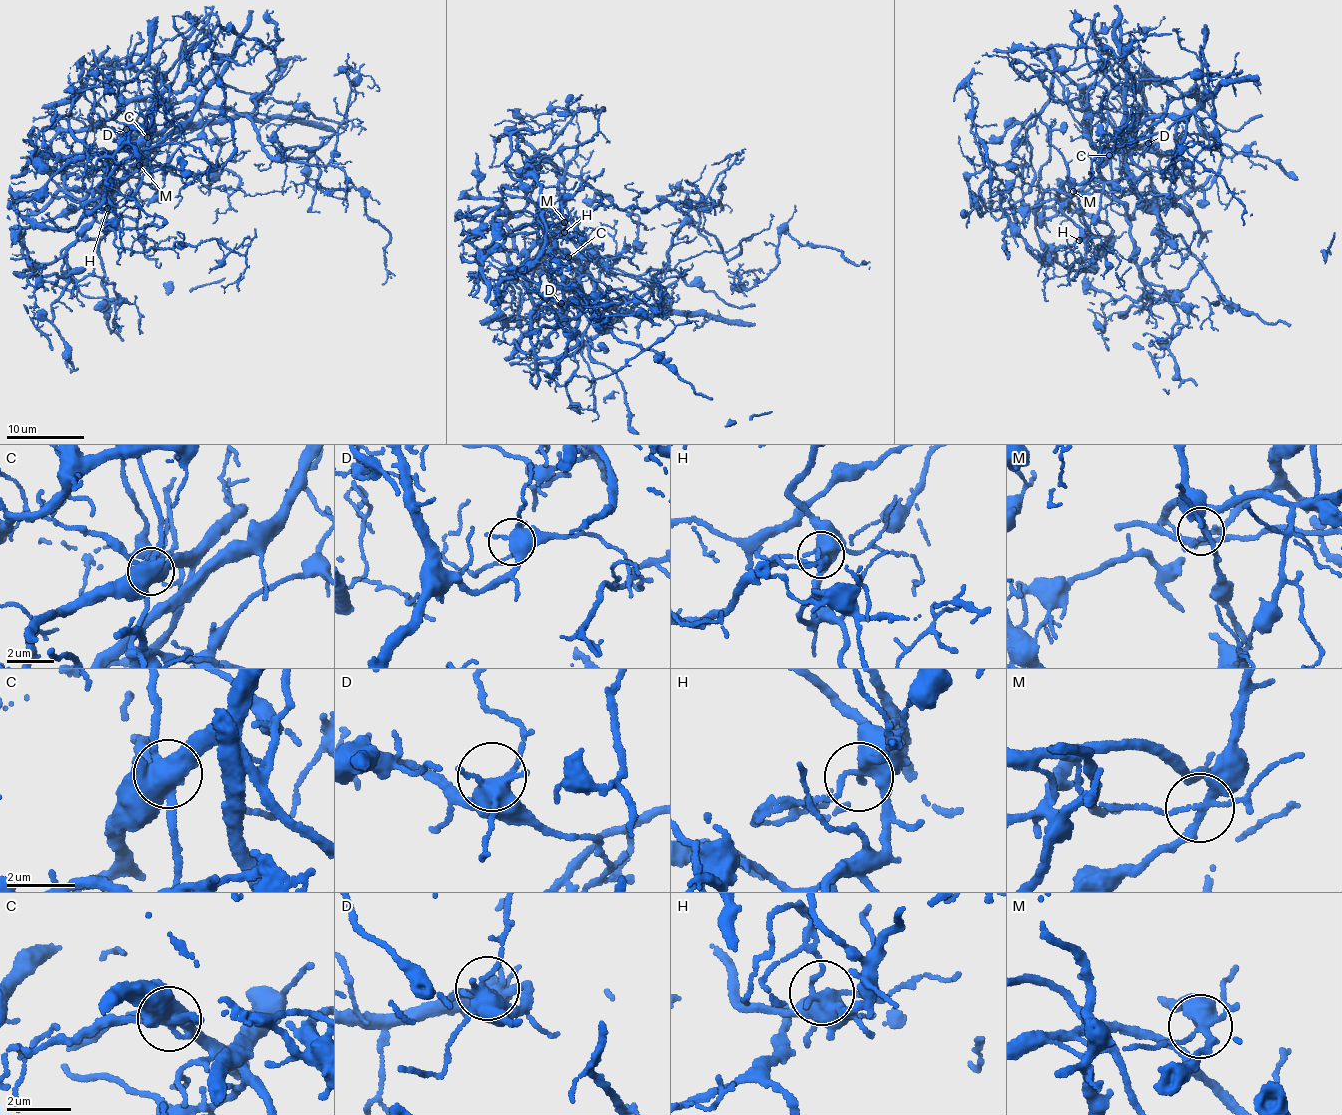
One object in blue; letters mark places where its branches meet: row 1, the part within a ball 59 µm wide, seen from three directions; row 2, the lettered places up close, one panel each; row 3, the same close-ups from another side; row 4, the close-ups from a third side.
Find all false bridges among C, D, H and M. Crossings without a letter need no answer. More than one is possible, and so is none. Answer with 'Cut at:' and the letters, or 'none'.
Cut at: C, M

